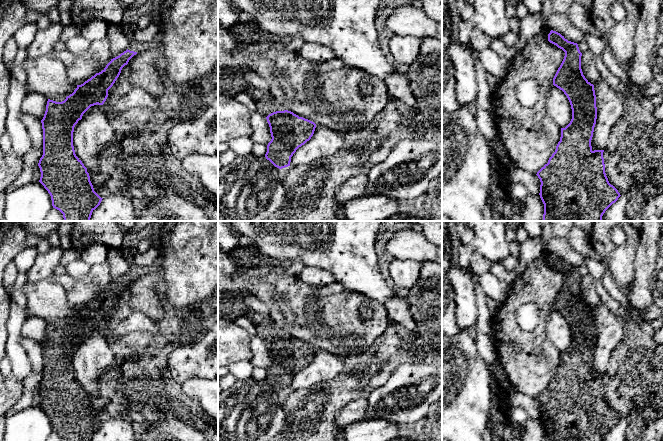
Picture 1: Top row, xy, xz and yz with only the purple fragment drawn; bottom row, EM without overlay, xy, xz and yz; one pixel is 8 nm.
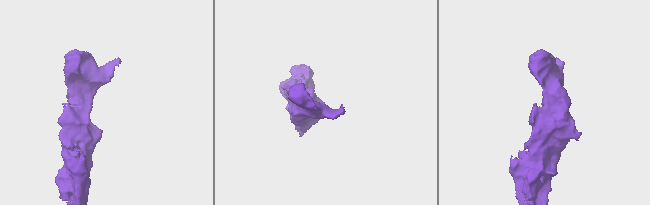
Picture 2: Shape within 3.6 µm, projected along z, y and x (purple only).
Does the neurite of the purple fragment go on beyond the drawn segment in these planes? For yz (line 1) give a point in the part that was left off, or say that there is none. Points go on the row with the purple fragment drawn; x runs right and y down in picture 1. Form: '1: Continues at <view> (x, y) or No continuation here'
1: No continuation here

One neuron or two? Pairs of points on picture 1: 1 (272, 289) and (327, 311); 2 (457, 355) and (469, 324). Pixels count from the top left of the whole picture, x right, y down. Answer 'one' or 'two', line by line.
1: one
2: two

